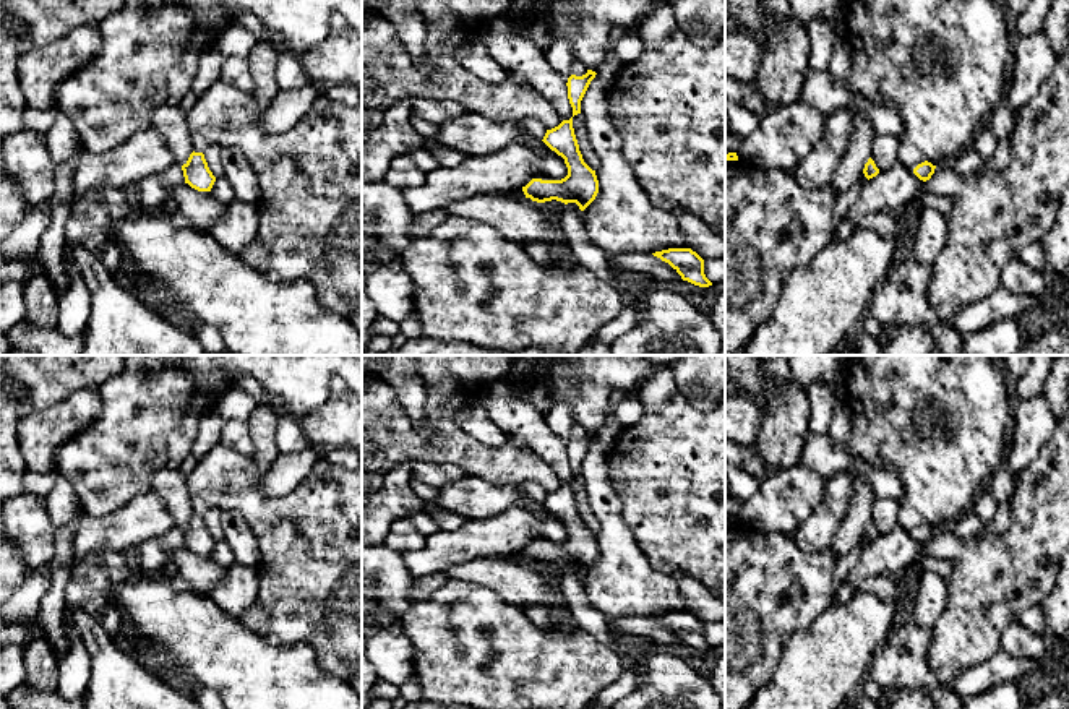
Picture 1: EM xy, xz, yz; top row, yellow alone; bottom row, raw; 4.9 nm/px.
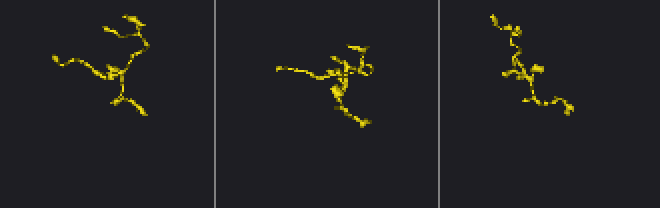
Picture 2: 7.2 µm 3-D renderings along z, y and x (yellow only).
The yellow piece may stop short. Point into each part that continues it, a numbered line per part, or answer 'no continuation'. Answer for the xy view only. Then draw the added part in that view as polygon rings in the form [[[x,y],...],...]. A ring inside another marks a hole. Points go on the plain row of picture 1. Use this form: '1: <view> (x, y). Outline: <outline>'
no continuation

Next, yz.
no continuation

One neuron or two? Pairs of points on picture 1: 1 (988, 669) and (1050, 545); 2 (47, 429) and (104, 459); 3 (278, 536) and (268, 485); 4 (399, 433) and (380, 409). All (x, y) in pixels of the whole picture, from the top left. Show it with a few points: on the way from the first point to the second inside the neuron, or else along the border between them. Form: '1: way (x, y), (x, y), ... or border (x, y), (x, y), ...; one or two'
1: border (1001, 649), (962, 672); two
2: border (98, 416), (55, 451), (54, 471); two
3: border (304, 477), (289, 492), (270, 497); two
4: way (393, 427), (382, 416); one

